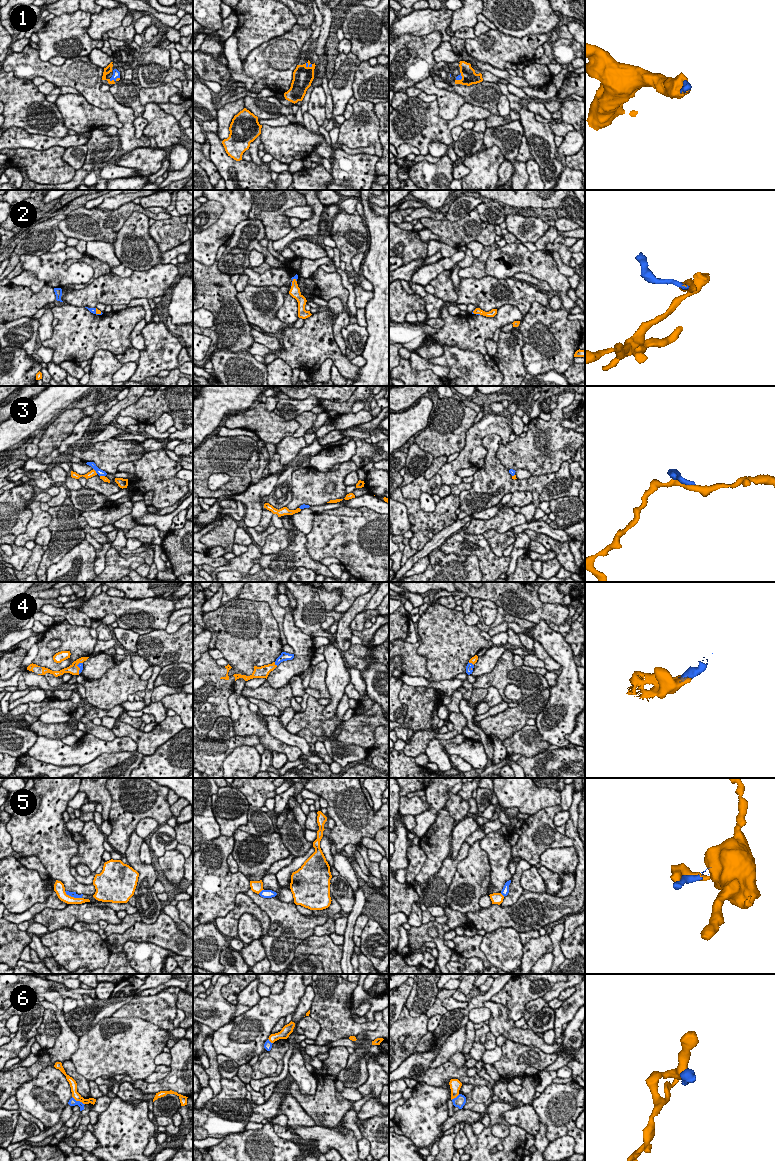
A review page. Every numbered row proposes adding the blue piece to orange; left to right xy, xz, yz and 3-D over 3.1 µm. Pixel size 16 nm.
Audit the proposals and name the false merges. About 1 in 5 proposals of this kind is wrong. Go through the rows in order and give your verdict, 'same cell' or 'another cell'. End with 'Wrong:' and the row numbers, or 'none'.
1: same cell
2: same cell
3: another cell
4: same cell
5: another cell
6: same cell
Wrong: 3, 5

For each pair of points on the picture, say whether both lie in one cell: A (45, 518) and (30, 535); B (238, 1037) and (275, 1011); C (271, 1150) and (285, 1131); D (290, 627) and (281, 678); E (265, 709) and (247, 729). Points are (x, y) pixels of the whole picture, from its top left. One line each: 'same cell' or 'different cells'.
A: same cell
B: same cell
C: different cells
D: same cell
E: different cells

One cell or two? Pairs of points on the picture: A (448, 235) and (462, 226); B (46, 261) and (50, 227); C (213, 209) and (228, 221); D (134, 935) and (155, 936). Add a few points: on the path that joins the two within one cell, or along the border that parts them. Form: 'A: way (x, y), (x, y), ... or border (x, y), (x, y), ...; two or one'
A: way (451, 233), (455, 233), (459, 229); one
B: border (48, 251), (39, 255), (24, 254); two
C: border (220, 202), (222, 213), (203, 230); two
D: way (139, 935), (150, 935); one

